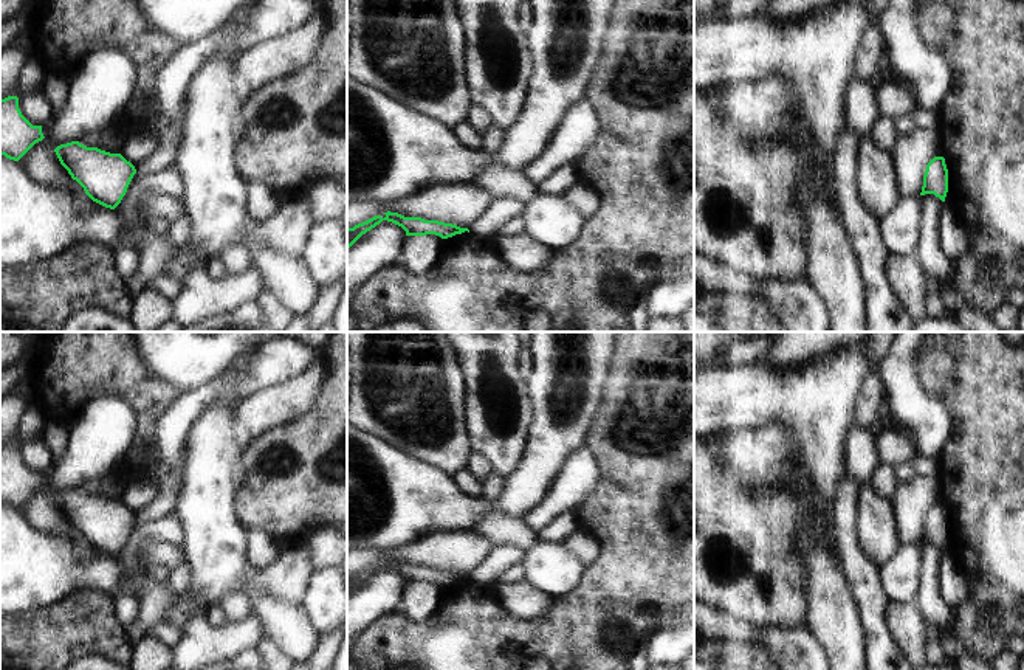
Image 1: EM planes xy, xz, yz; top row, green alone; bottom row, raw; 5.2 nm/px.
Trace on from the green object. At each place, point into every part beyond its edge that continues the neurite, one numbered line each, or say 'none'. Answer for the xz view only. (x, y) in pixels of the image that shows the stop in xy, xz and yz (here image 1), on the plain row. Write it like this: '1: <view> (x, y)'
none

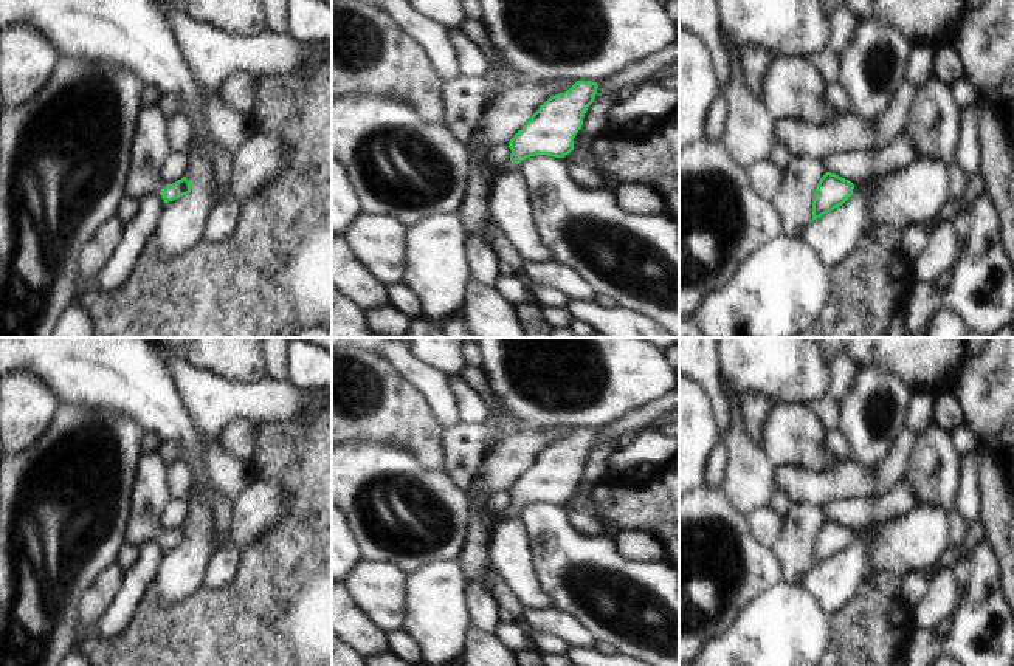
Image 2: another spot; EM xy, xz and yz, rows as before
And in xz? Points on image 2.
1: xz (476, 491)

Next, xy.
1: xy (149, 494)

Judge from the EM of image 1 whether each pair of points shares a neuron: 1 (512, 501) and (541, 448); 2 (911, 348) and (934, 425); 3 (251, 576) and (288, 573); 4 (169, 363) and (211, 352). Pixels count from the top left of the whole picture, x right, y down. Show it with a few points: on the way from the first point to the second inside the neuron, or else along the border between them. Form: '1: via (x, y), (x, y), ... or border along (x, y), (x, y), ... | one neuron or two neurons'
1: via (524, 489), (541, 461) | one neuron
2: via (907, 366), (907, 397), (916, 407) | one neuron
3: via (261, 576), (279, 576) | one neuron
4: via (180, 359), (200, 359) | one neuron

